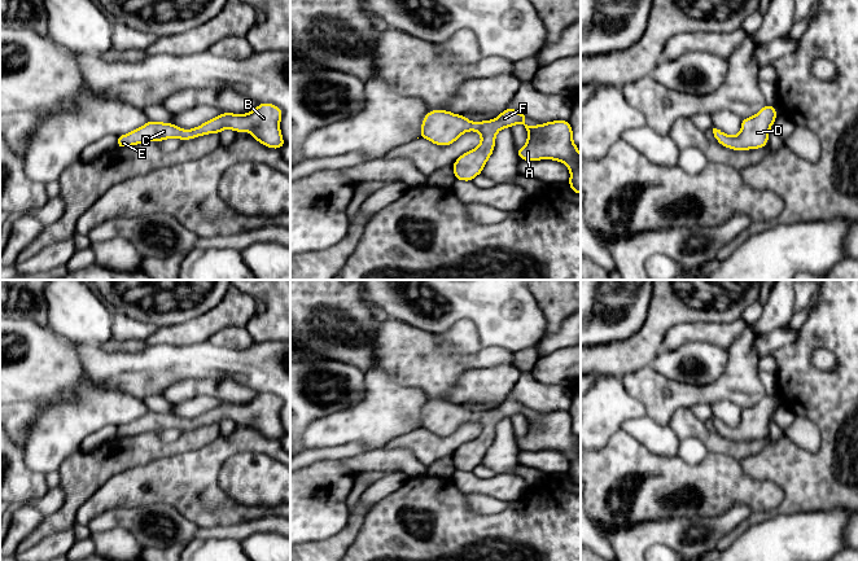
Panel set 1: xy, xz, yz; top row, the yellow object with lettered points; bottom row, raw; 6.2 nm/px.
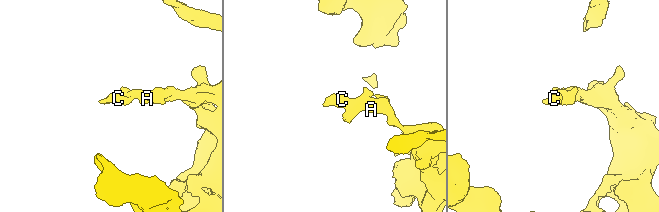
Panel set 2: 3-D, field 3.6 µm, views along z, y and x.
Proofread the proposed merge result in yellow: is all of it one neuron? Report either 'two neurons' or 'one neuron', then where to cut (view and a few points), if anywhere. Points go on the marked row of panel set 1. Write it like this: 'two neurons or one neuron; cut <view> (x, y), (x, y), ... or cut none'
one neuron; cut none

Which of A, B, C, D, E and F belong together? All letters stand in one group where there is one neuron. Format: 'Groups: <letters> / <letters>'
Groups: A B C D E F

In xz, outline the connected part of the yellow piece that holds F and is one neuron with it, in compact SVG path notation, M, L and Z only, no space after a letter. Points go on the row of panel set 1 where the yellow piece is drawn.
M507 108L495 119L470 122L465 115L448 110L430 110L423 119L419 137L447 146L463 133L474 131L481 133L477 148L461 154L452 165L456 180L472 181L482 170L495 149L495 137L502 128L524 124L528 131L526 144L516 150L522 161L559 161L568 166L570 189L581 194L581 153L573 143L573 128L569 120L552 120L540 126L528 126L525 115L513 108Z

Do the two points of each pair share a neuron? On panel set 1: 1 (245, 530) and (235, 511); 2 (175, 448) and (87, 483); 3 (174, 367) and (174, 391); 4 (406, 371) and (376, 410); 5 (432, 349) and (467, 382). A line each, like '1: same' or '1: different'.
1: different
2: same
3: different
4: different
5: different

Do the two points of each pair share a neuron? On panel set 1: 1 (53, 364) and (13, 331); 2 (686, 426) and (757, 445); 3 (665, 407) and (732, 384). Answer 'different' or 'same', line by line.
1: same
2: same
3: same

